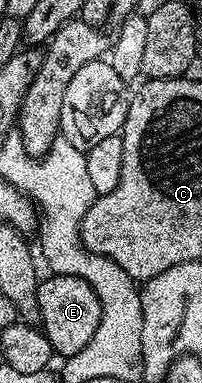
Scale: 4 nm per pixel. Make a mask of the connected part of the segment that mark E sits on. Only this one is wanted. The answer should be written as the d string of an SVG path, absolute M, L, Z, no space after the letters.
M48 274L47 277L45 275L39 286L36 287L36 297L38 298L38 310L40 311L39 327L46 334L52 351L57 357L67 358L78 354L78 350L83 350L90 342L90 338L94 338L94 330L98 330L102 318L102 306L98 302L98 294L94 294L90 282L86 282L83 276Z

